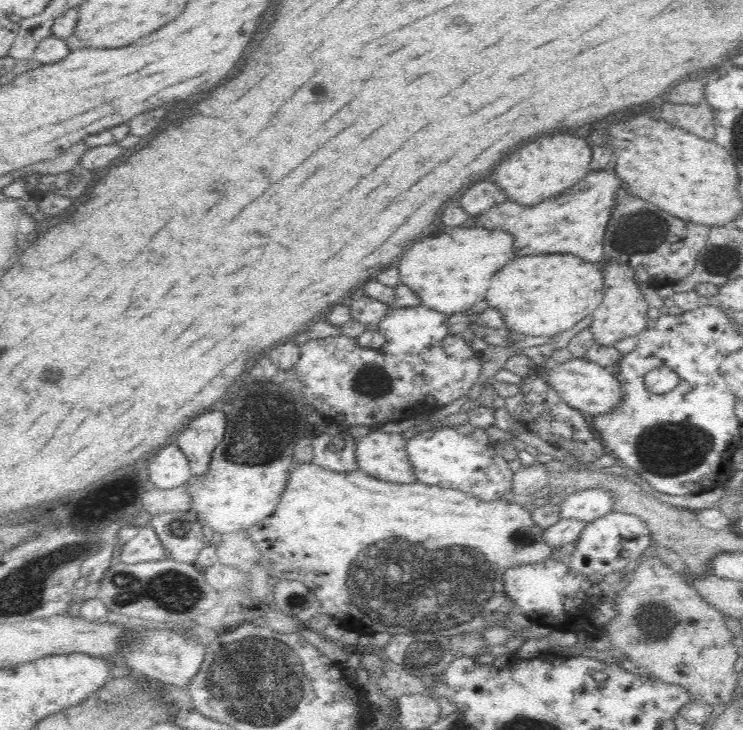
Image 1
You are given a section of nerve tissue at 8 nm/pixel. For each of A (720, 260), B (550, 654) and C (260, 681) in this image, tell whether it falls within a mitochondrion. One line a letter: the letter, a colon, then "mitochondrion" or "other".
A: mitochondrion
B: other
C: mitochondrion

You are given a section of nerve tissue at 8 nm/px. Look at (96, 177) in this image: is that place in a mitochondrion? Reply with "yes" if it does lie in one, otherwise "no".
no

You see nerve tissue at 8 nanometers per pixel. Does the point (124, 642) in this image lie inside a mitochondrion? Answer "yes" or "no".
no

